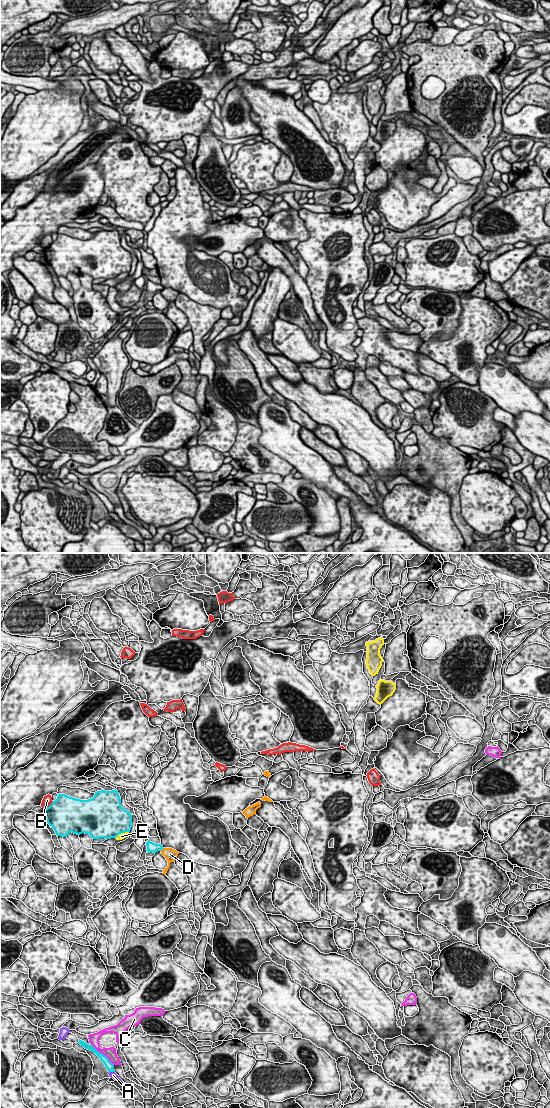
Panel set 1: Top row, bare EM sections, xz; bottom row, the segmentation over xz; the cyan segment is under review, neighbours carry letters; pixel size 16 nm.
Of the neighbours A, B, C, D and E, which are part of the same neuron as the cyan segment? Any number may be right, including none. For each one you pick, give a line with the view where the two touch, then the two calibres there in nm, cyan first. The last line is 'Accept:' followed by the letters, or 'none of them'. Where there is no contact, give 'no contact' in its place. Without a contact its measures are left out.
Accept: none of them

